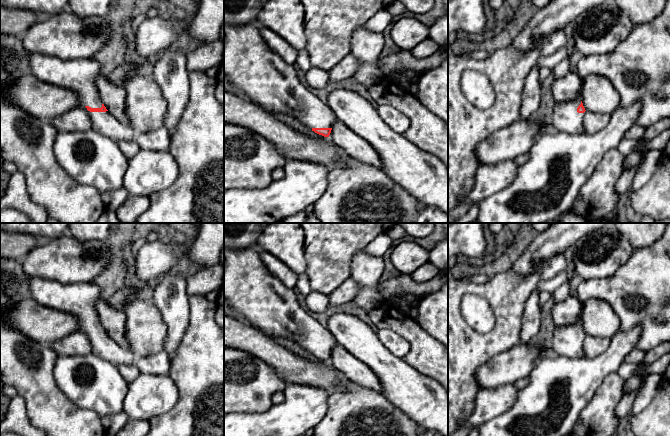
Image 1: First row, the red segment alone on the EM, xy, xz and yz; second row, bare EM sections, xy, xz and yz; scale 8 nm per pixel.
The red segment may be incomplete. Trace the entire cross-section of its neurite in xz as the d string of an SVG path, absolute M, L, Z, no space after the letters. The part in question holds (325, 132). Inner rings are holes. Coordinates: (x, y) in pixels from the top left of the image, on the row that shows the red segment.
M256 20L246 26L224 26L224 75L243 96L258 106L277 113L284 113L294 117L304 126L324 137L329 137L332 127L337 120L328 103L322 102L301 84L296 67L285 62L272 51L260 34L261 25Z

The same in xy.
M42 53L30 56L29 74L51 85L74 91L92 121L92 130L115 141L133 141L136 132L116 119L104 106L96 85L101 64L91 58L63 60Z

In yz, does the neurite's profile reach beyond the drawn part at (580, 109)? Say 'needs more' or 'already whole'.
needs more

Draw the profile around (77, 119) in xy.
M77 107L49 120L59 132L87 131L92 129L88 111Z

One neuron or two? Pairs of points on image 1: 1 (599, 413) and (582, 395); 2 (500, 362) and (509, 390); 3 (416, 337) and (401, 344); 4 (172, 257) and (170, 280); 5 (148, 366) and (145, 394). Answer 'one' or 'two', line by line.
1: two
2: two
3: two
4: two
5: two

